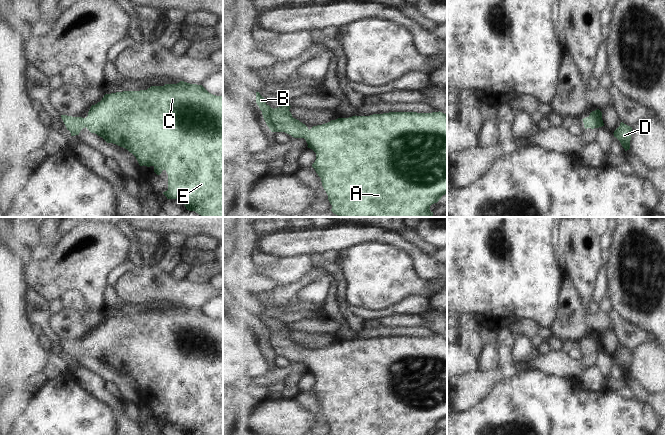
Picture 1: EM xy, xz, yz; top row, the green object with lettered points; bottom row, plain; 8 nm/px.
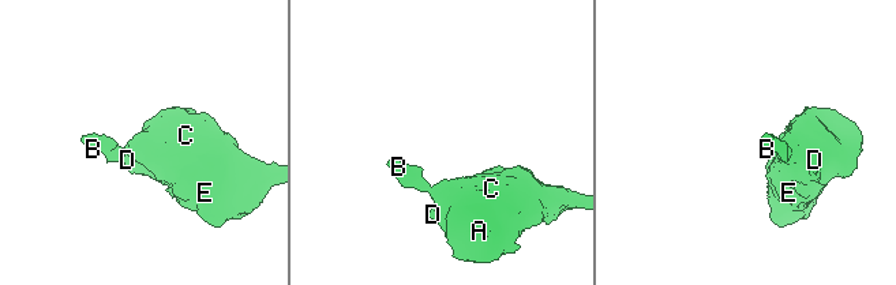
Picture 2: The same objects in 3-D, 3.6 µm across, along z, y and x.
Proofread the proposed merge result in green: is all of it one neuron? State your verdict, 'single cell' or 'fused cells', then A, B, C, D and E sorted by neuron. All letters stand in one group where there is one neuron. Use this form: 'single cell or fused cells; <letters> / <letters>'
single cell; A B C D E

